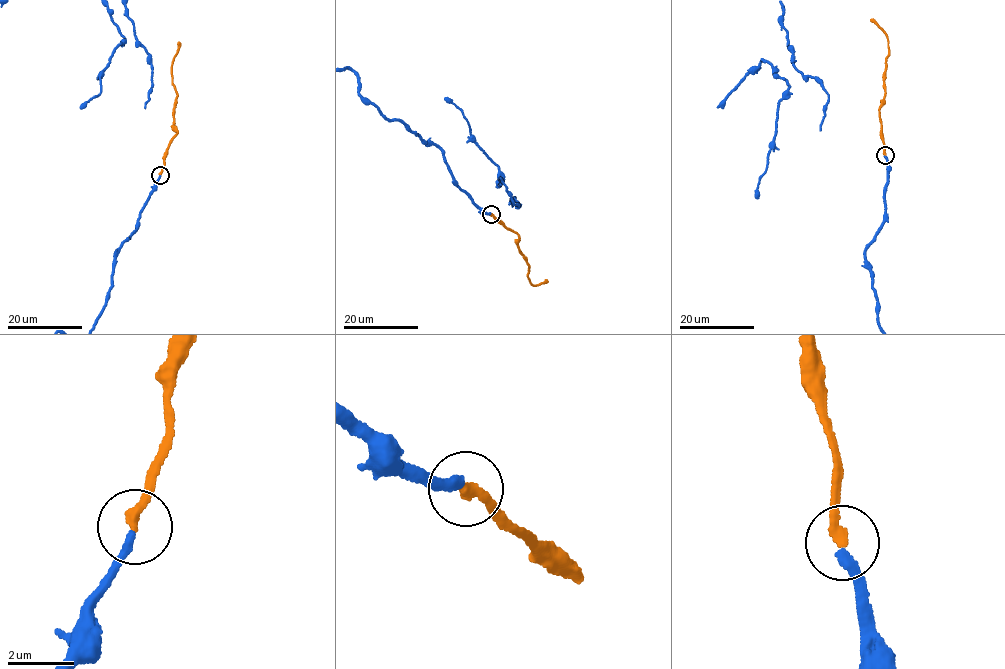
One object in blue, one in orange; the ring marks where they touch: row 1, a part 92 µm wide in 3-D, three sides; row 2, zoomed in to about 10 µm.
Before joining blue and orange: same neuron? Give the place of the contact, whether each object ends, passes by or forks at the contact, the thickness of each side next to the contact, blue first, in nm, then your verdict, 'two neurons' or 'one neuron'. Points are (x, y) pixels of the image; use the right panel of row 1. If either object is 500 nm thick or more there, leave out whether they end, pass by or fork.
place (885, 155); blue ends; orange ends; calibres 280 and 320 nm; two neurons

